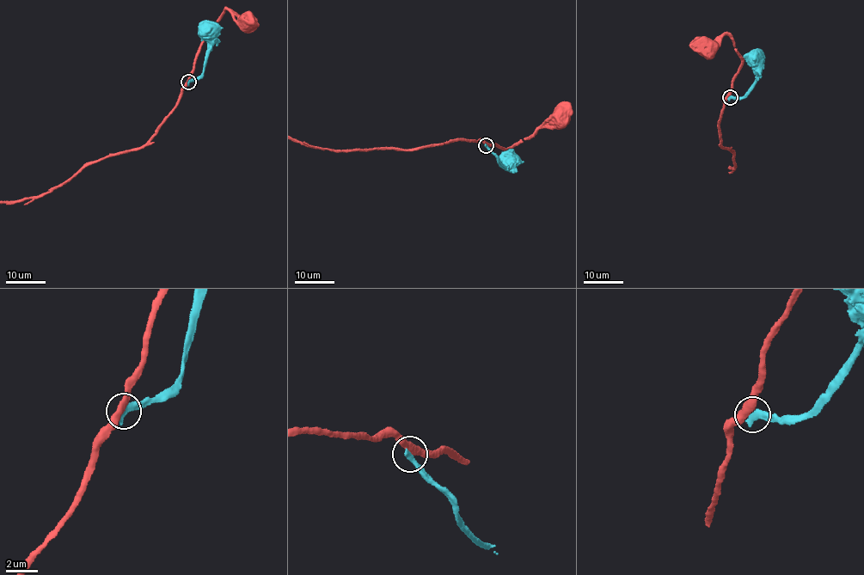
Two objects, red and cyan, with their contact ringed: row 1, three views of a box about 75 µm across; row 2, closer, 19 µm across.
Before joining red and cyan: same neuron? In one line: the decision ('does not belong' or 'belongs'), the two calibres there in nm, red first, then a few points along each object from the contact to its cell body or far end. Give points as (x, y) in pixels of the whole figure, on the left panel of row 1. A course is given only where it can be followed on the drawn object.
does not belong; 400 nm thick on the red side, 420 nm on the other; cyan runs (188, 82), (196, 79), (203, 72), (209, 33)

